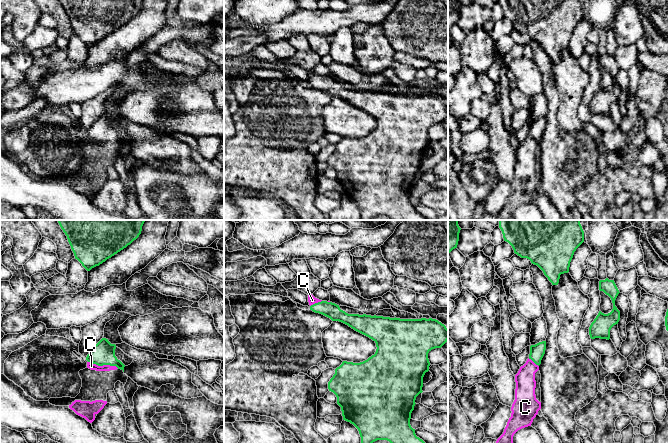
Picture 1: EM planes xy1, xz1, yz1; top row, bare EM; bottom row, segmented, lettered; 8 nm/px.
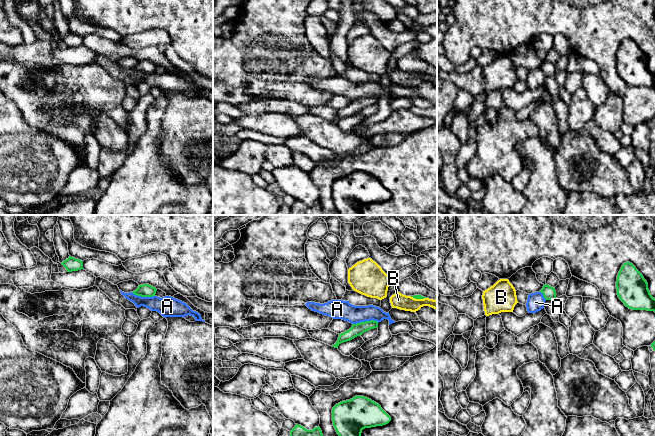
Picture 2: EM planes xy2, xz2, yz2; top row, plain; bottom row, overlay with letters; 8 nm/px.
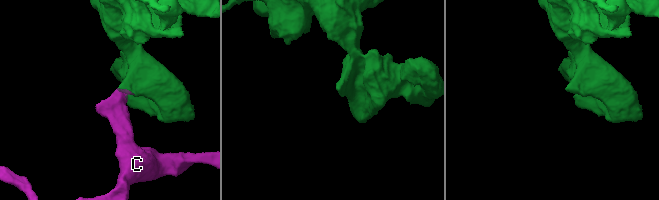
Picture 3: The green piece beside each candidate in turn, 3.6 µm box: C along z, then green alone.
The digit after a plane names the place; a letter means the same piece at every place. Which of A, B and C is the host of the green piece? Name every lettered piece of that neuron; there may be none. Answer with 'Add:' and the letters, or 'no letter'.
Add: C

